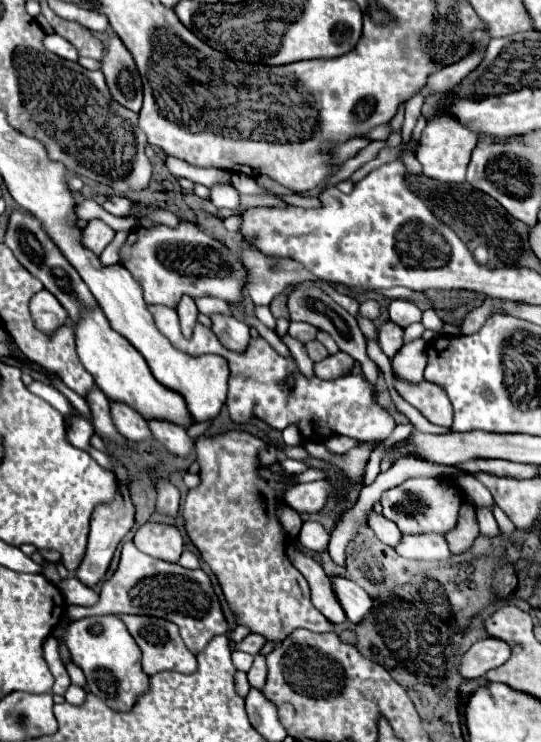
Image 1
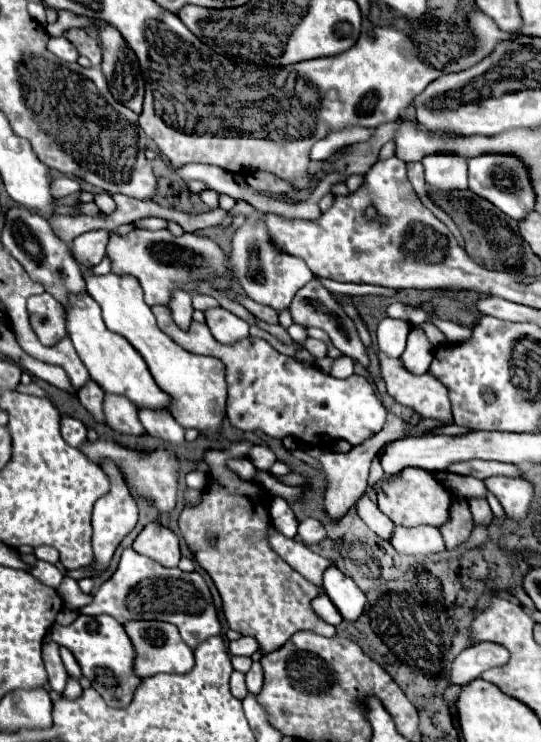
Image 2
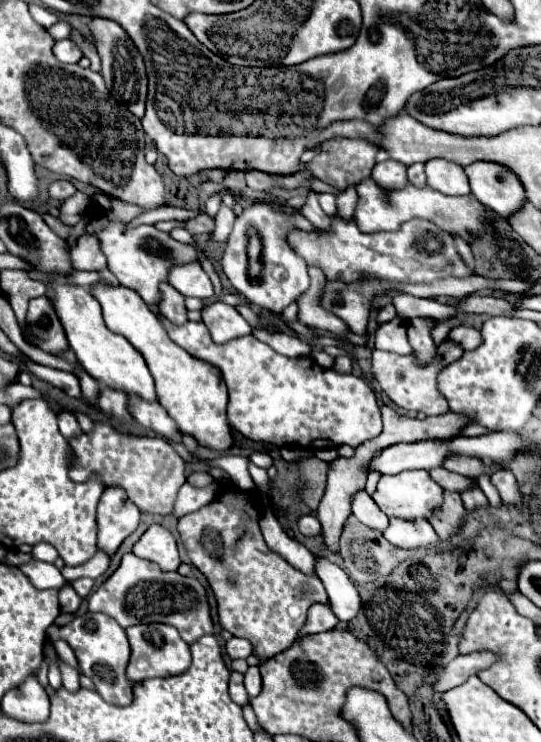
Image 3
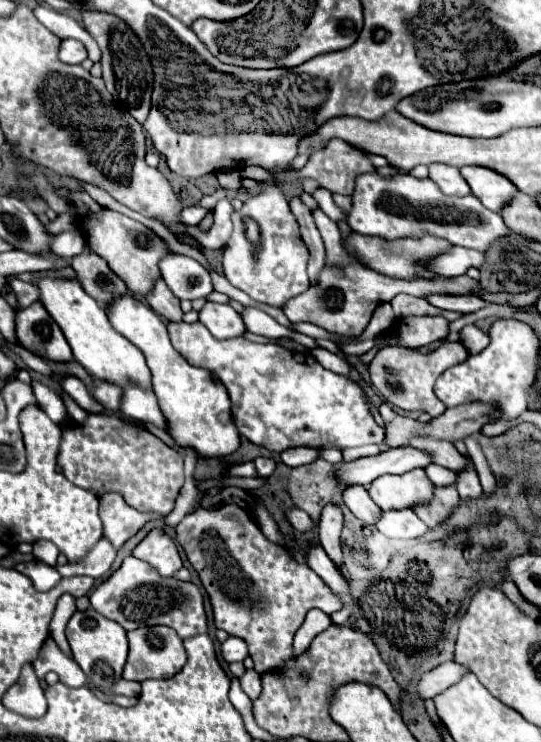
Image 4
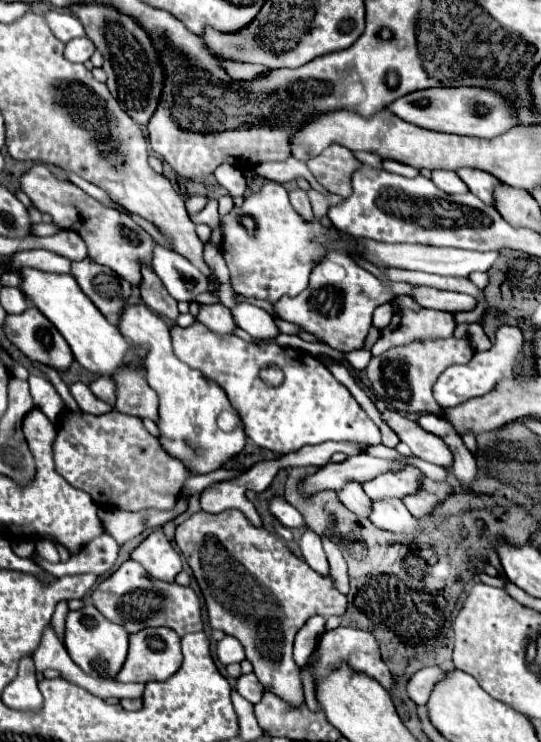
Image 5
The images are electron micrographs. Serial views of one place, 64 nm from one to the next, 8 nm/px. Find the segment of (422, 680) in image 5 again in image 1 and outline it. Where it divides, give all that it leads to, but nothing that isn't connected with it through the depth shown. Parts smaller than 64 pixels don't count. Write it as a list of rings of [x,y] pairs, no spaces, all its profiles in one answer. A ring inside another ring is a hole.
[[[484,638],[472,644],[460,660],[460,676],[466,680],[482,678],[488,670],[502,666],[510,658],[510,648],[496,638]]]

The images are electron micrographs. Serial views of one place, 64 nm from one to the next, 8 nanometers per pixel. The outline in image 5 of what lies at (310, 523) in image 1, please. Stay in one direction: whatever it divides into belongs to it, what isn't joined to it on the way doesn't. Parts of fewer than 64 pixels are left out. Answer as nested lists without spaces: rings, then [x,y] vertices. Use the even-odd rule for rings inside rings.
[[[274,496],[270,500],[270,514],[288,528],[304,528],[306,526],[300,512],[294,506],[290,506],[282,496]]]

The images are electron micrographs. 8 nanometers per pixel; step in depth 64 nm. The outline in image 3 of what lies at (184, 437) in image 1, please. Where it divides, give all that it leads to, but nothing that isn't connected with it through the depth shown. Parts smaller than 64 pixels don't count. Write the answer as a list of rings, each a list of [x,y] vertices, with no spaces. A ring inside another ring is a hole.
[[[136,394],[128,396],[128,412],[132,412],[132,416],[144,424],[148,430],[152,430],[154,434],[160,434],[162,438],[180,442],[182,434],[176,428],[174,420],[168,416],[168,412],[158,404],[158,402],[148,402]]]

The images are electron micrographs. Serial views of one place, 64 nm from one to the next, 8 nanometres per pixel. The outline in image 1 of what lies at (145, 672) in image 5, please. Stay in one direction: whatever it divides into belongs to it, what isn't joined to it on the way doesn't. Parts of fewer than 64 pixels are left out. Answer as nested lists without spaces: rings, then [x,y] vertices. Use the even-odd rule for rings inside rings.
[[[120,616],[120,618],[126,624],[128,632],[132,634],[134,642],[142,650],[142,670],[148,676],[152,676],[156,672],[164,672],[164,670],[174,670],[174,672],[182,672],[182,674],[192,674],[196,670],[196,666],[198,666],[196,656],[182,642],[176,624],[160,620],[160,618],[152,618],[152,616]]]

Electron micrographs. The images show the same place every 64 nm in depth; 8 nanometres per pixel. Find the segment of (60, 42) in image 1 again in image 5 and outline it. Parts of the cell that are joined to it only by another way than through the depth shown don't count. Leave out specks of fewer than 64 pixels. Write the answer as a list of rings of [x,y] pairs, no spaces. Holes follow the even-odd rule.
[[[82,36],[82,38],[74,38],[66,44],[66,50],[64,50],[64,56],[70,60],[70,62],[78,62],[78,64],[84,64],[86,60],[90,60],[90,56],[94,54],[96,46],[94,42],[88,38],[88,36]]]

